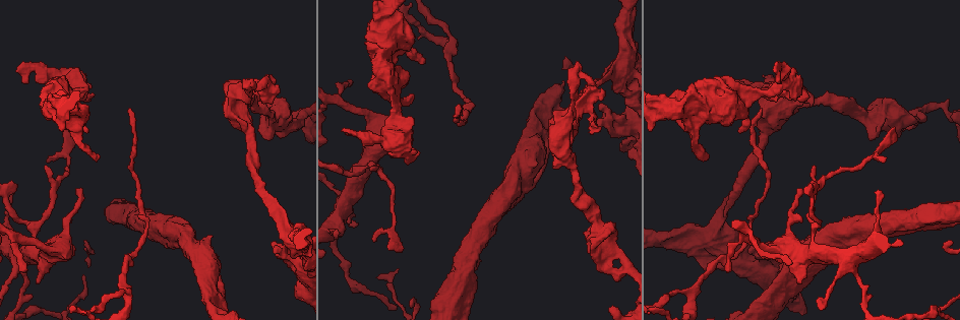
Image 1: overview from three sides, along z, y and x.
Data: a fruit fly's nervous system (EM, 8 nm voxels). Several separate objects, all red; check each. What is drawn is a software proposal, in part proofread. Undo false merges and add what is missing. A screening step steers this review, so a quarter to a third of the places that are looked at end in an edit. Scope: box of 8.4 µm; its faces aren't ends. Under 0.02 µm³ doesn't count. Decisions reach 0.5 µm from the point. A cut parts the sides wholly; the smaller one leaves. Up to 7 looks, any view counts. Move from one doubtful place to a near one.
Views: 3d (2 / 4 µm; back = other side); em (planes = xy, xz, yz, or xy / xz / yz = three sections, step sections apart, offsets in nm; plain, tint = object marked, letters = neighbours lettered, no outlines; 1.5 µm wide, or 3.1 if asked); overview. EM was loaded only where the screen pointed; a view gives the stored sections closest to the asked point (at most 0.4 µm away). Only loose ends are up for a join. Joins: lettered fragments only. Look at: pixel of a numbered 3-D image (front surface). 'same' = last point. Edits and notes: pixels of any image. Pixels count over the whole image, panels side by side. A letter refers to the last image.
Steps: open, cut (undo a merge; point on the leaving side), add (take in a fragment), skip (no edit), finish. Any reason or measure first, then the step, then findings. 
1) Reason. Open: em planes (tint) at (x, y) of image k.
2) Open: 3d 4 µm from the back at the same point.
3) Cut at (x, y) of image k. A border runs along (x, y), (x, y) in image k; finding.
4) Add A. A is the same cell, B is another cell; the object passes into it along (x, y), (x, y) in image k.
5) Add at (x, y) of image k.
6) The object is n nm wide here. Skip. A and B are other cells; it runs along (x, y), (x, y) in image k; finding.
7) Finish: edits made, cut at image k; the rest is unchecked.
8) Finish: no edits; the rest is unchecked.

Free end. Open: 3d 4 µm at (98, 159) of image 1.

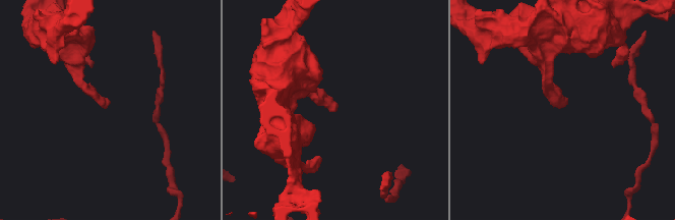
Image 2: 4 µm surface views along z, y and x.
Open: em planes (letters) at (565, 106) of image 2.

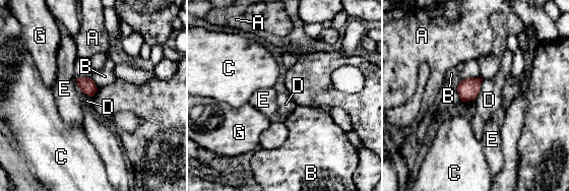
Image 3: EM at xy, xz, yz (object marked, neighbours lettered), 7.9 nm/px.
Skip. A, B, C, D, E and G are other cells; a border runs along (483, 79), (480, 91), (473, 99) in image 3; no lettered fragment goes on from it.

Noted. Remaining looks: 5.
Open: em planes (letters) at (814, 165) of image 1.

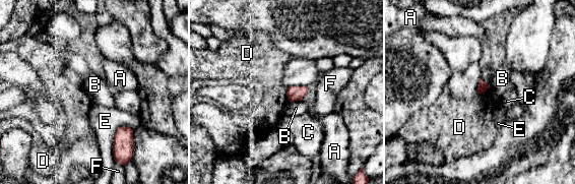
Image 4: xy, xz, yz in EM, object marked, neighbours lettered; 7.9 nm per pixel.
Skip. A, B, C, D, E and F are other cells; a border runs along (302, 99), (290, 102) in image 4; none of them fits.

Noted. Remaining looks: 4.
Abrupt turn. Open: em planes (letters) at (811, 238) of image 1.

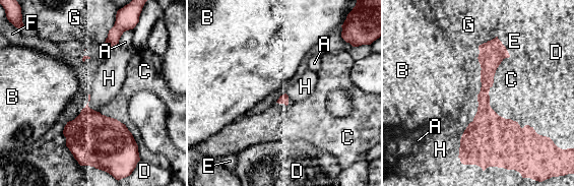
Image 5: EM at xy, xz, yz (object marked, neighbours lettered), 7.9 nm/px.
The object is 70 nm wide here. Skip. A, B, C, D, E, F, G and H are other cells; it runs along (496, 41), (474, 156) in image 5; one neuron here.

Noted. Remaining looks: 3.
Finish: no edits; the rest is unchecked.

